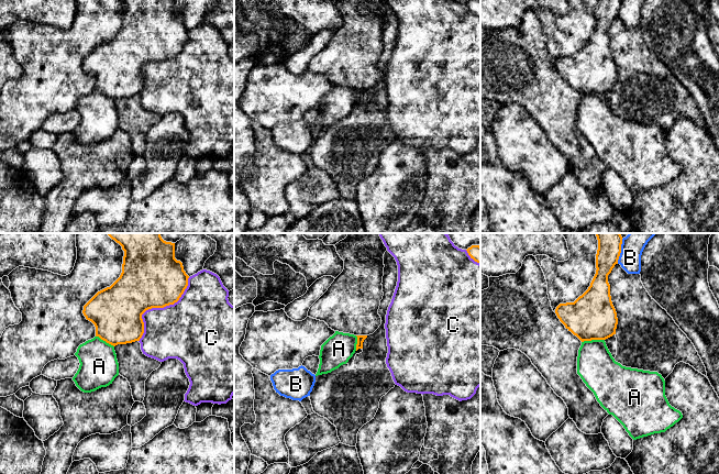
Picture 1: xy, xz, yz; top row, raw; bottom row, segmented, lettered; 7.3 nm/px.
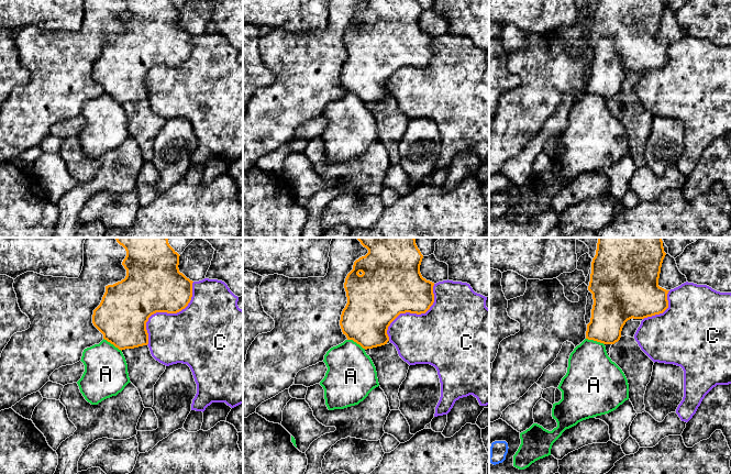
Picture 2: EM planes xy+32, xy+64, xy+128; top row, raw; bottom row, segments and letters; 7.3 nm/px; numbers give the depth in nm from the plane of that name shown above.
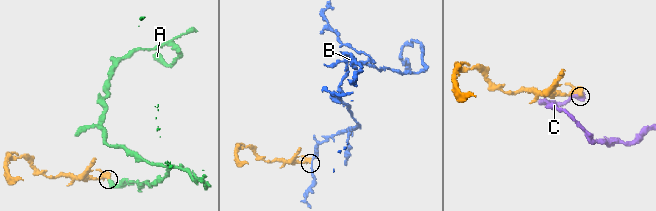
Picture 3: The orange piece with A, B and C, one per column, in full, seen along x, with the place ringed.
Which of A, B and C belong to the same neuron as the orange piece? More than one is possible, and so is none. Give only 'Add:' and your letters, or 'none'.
Add: none

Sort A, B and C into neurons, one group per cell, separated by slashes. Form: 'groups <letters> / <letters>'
groups A / B / C

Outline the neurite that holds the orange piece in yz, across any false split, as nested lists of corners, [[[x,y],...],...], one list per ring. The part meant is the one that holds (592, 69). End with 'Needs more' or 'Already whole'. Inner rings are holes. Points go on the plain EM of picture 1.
[[[598,0],[596,27],[588,43],[574,56],[560,57],[555,67],[565,81],[582,96],[606,93],[616,88],[618,71],[611,55],[608,29],[621,7],[621,0]]]. Already whole

